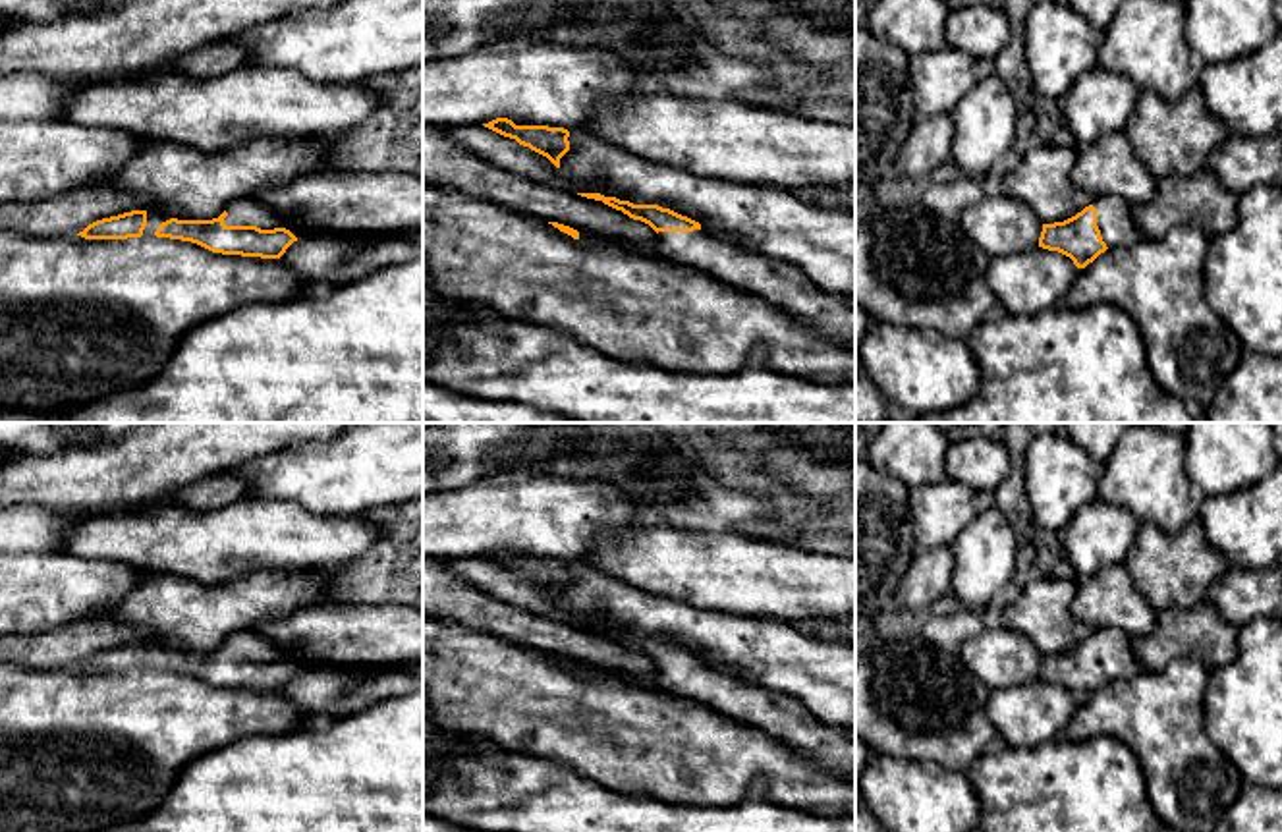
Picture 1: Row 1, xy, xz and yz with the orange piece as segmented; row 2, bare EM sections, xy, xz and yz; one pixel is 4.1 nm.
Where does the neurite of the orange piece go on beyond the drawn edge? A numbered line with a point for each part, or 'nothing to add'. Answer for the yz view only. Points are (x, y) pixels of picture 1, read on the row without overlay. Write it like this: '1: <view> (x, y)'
1: yz (1114, 653)

